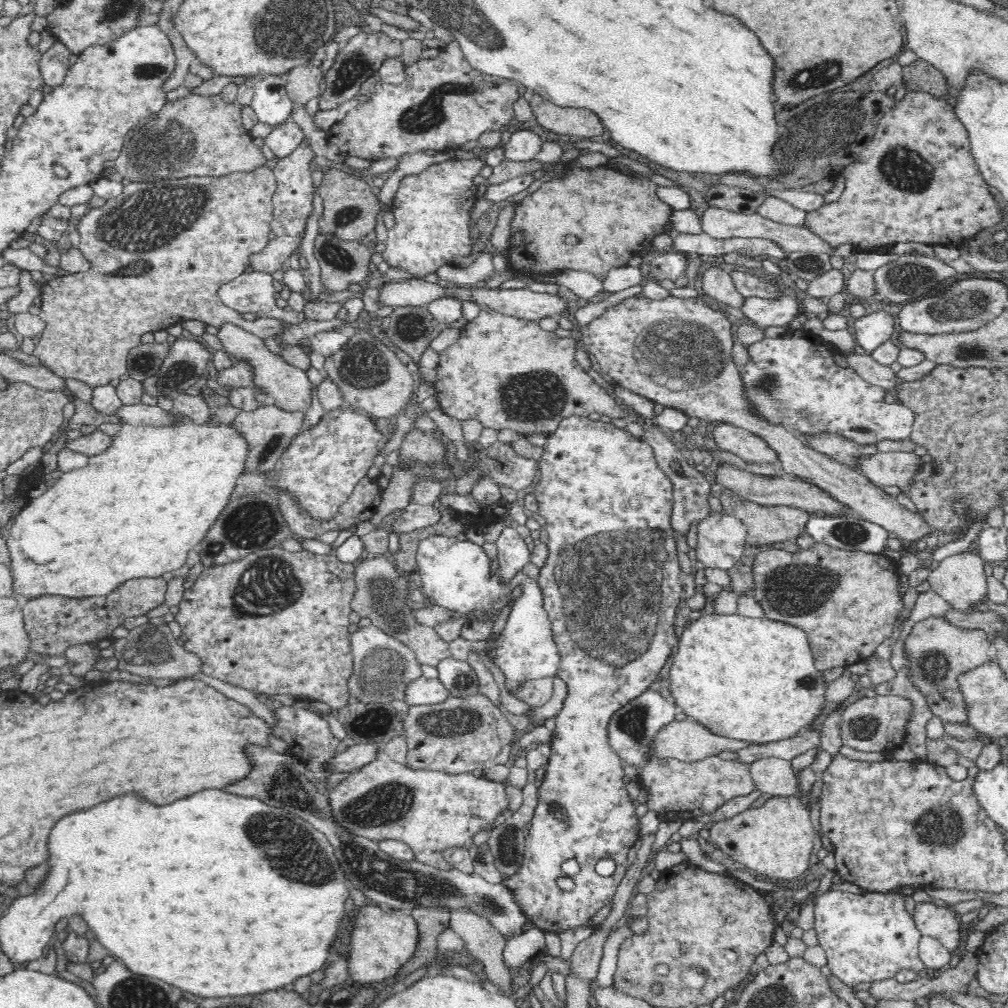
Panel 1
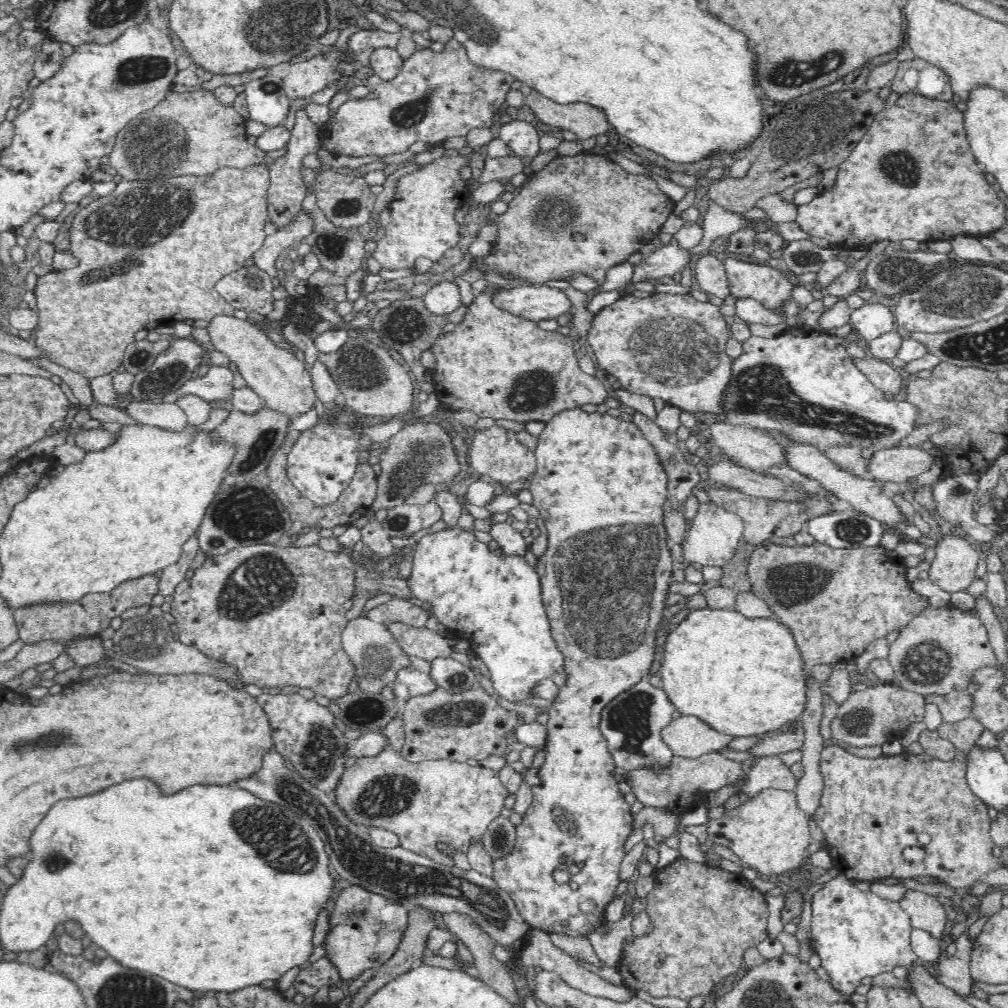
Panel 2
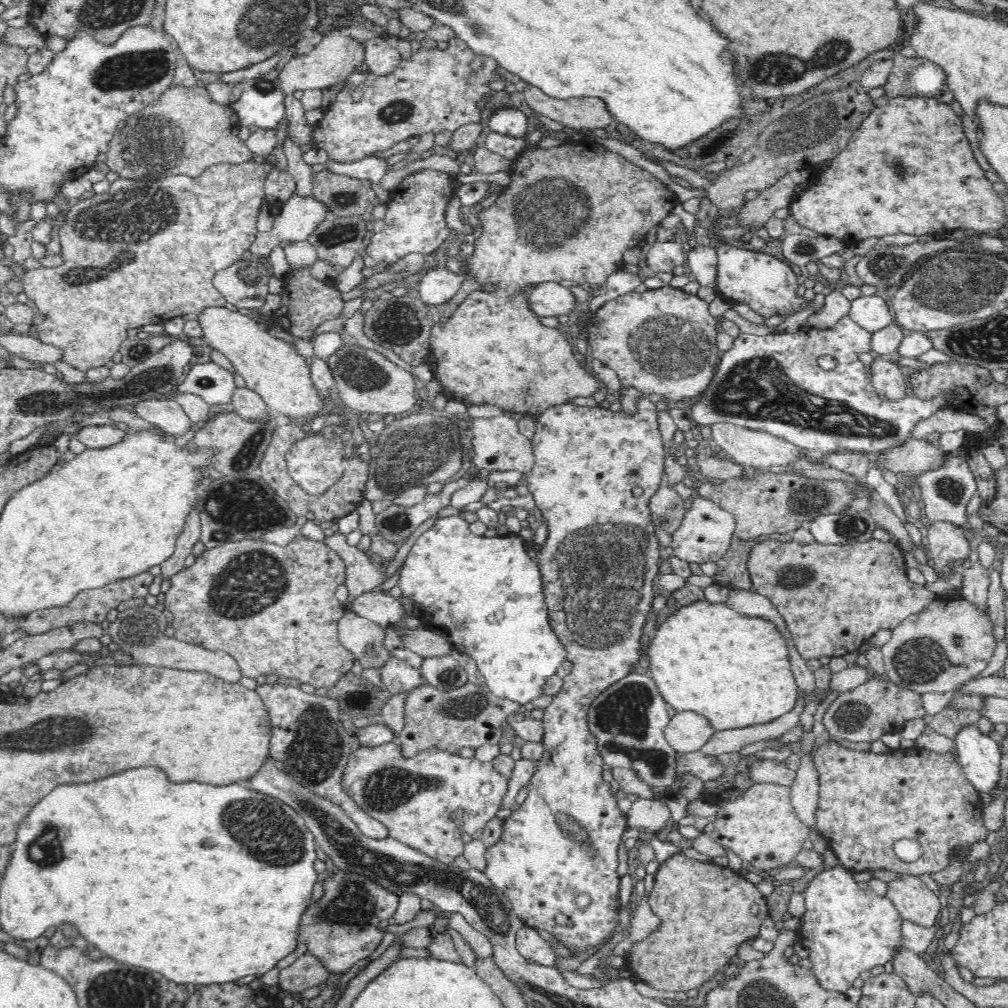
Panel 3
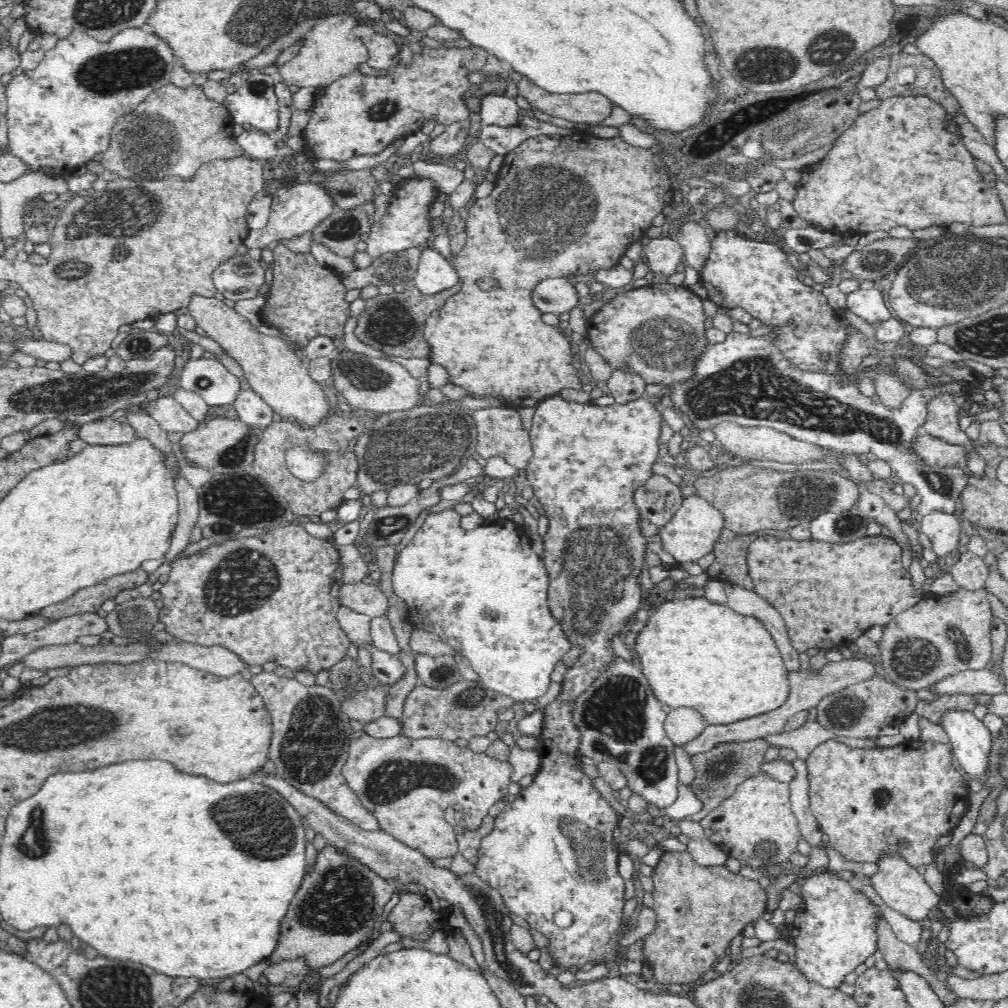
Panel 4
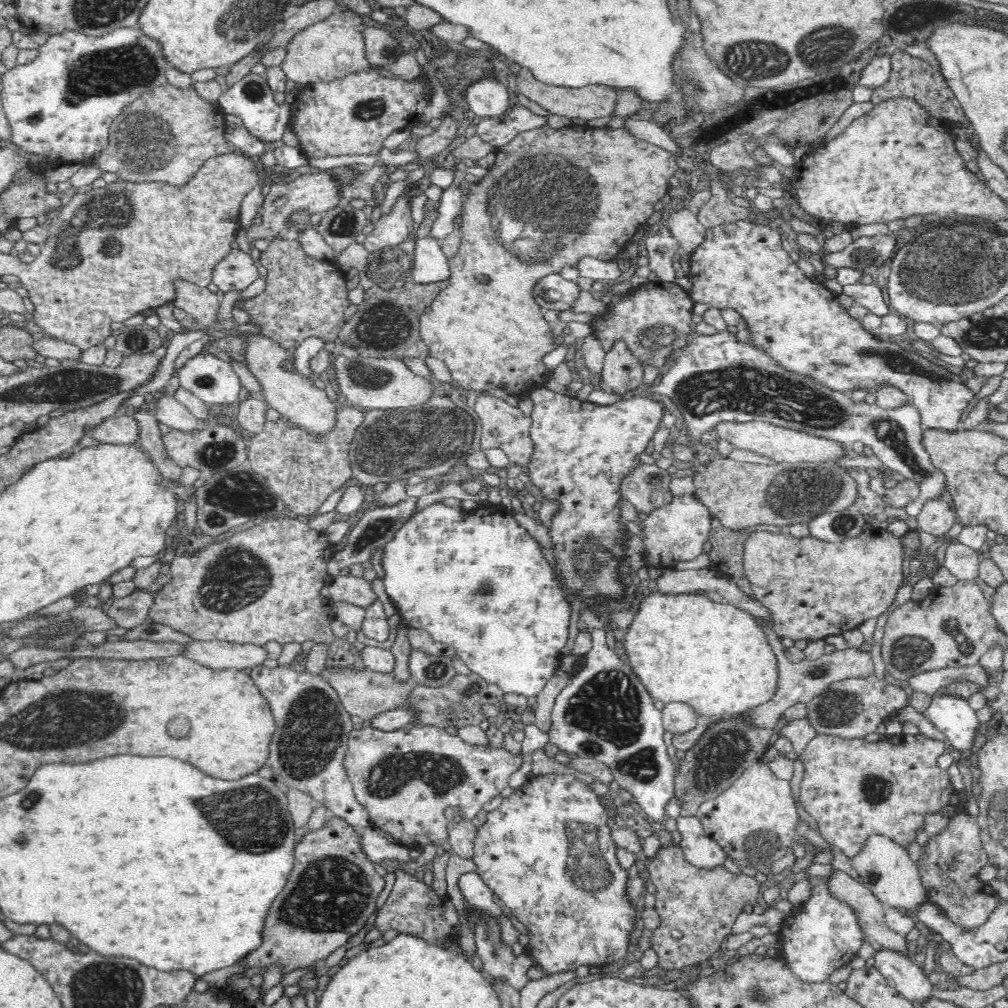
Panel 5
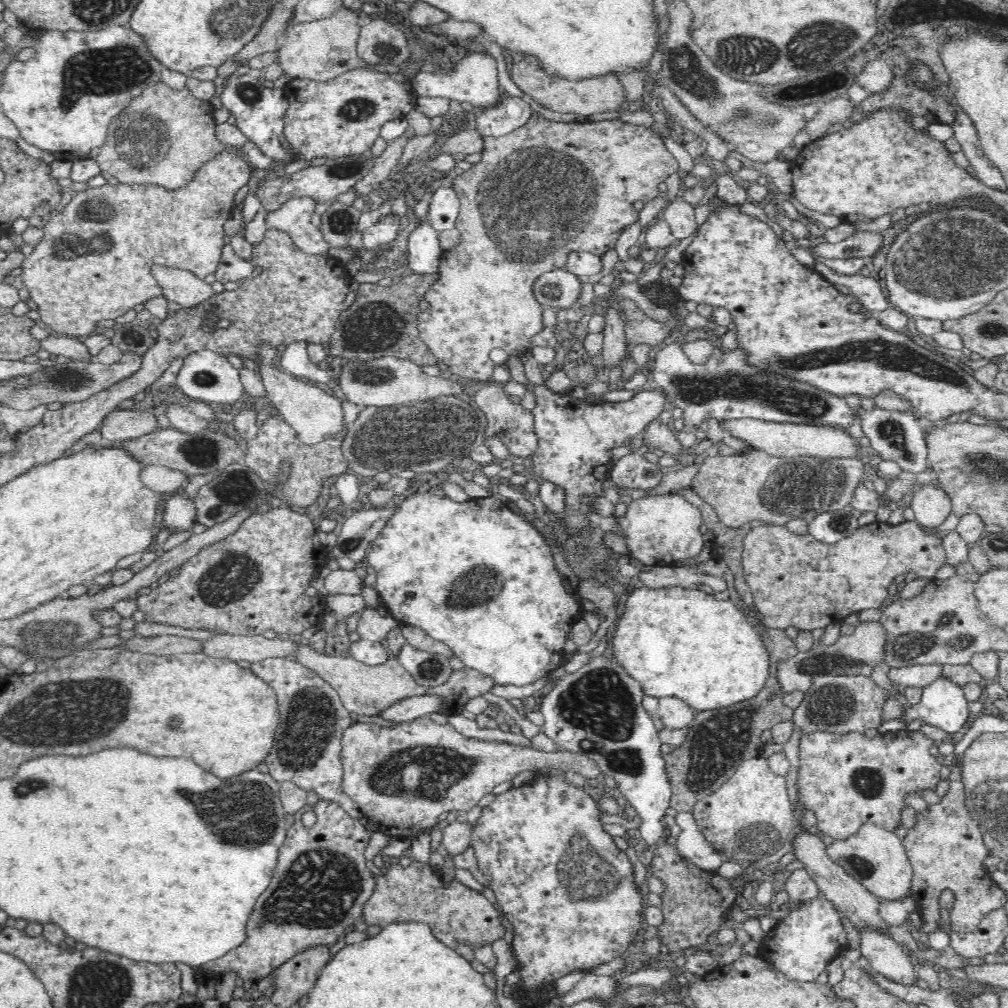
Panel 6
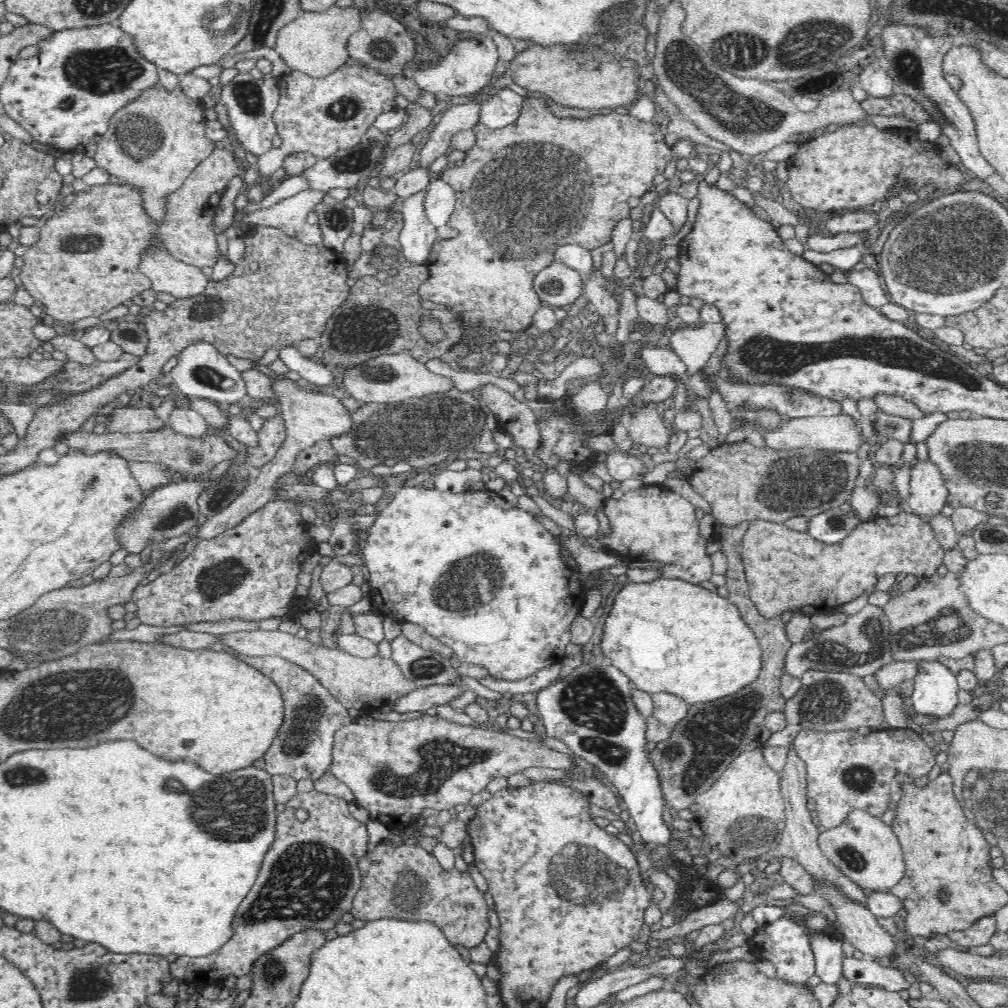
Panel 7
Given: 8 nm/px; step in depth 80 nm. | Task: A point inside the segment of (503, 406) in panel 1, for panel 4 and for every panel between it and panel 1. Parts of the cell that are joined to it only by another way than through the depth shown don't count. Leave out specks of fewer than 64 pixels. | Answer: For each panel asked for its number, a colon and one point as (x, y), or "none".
2: (500, 365)
3: (570, 212)
4: (572, 204)

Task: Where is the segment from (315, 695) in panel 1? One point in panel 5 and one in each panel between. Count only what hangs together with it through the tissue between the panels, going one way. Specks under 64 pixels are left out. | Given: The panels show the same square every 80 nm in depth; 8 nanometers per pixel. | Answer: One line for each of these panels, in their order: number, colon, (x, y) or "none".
2: (275, 613)
3: (276, 613)
4: (267, 597)
5: (262, 583)

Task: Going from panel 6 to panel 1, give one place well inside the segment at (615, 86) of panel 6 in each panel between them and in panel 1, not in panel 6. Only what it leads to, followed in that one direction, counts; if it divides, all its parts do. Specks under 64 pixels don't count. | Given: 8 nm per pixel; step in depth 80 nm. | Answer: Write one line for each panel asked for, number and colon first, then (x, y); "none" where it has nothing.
1: (581, 122)
2: (585, 120)
3: (584, 112)
4: (591, 107)
5: (595, 103)

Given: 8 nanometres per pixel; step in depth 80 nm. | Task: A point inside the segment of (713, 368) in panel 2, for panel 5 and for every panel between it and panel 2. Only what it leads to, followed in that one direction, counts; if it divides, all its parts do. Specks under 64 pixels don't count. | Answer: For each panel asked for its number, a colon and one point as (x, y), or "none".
3: (664, 340)
4: (658, 329)
5: (658, 319)

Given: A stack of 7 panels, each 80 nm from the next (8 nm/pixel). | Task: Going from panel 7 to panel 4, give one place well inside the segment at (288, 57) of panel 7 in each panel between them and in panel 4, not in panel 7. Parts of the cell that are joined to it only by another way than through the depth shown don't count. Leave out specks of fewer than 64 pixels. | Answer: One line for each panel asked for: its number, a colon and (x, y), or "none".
4: (331, 50)
5: (329, 50)
6: (320, 50)

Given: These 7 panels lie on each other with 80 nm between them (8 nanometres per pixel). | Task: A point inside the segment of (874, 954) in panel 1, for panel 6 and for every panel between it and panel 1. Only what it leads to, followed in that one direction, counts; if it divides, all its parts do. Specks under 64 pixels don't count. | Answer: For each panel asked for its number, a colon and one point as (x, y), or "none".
2: (856, 934)
3: (846, 930)
4: (832, 935)
5: (821, 936)
6: (799, 945)

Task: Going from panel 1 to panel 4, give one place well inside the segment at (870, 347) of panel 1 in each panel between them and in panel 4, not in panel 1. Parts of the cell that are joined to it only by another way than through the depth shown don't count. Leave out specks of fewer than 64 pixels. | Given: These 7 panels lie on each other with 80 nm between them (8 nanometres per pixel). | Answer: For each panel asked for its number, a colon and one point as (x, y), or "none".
2: (873, 318)
3: (870, 311)
4: (869, 305)

